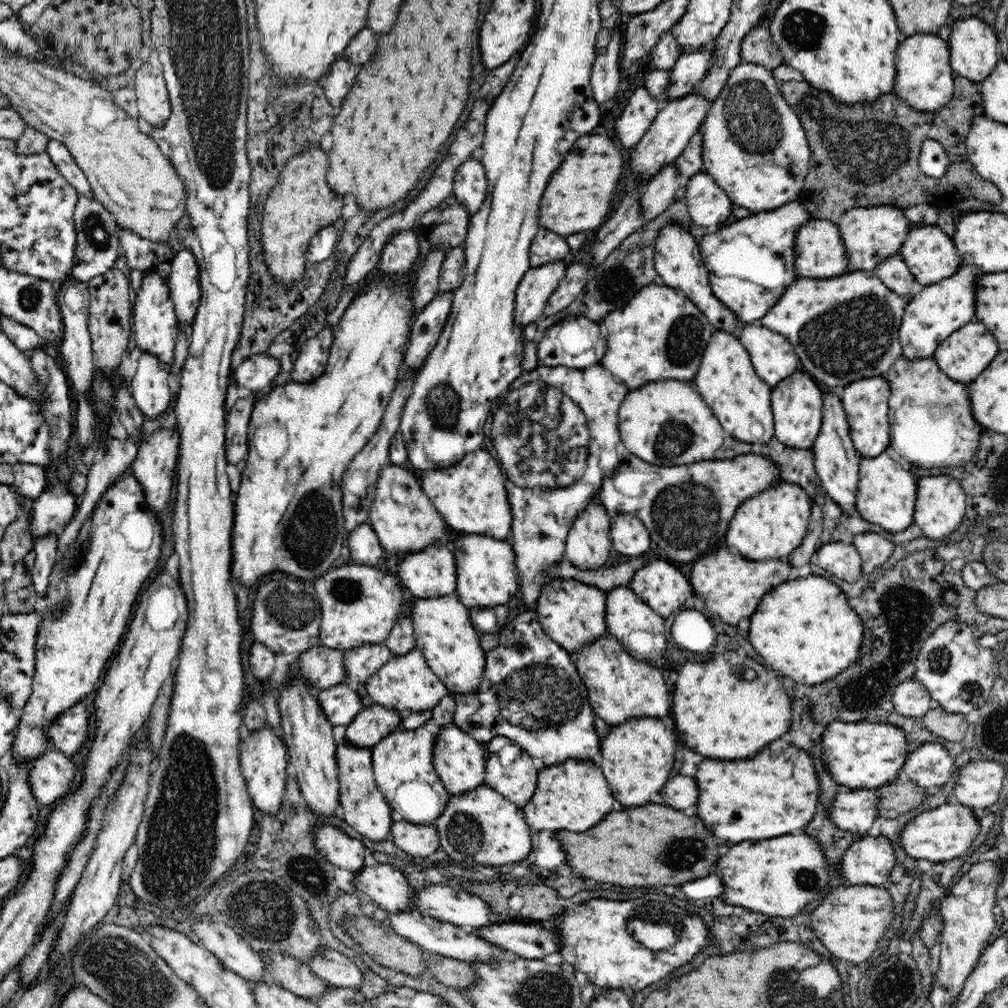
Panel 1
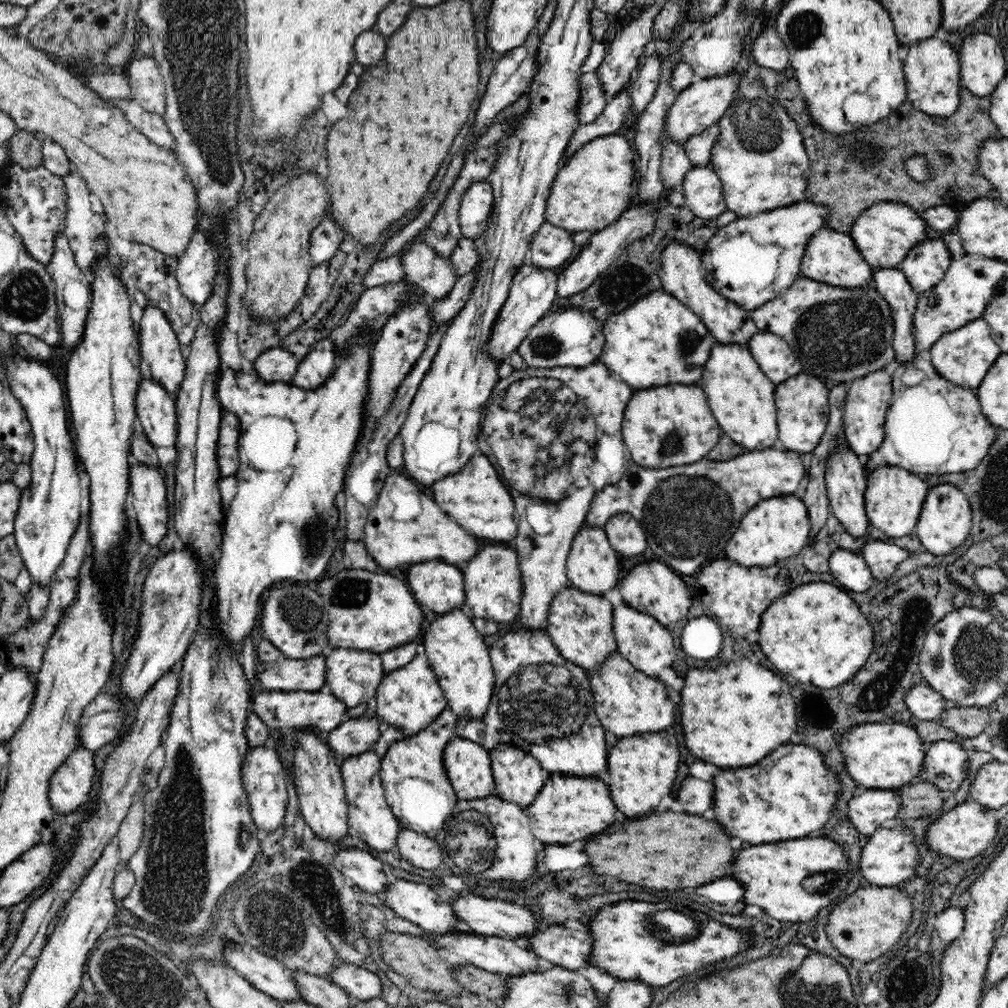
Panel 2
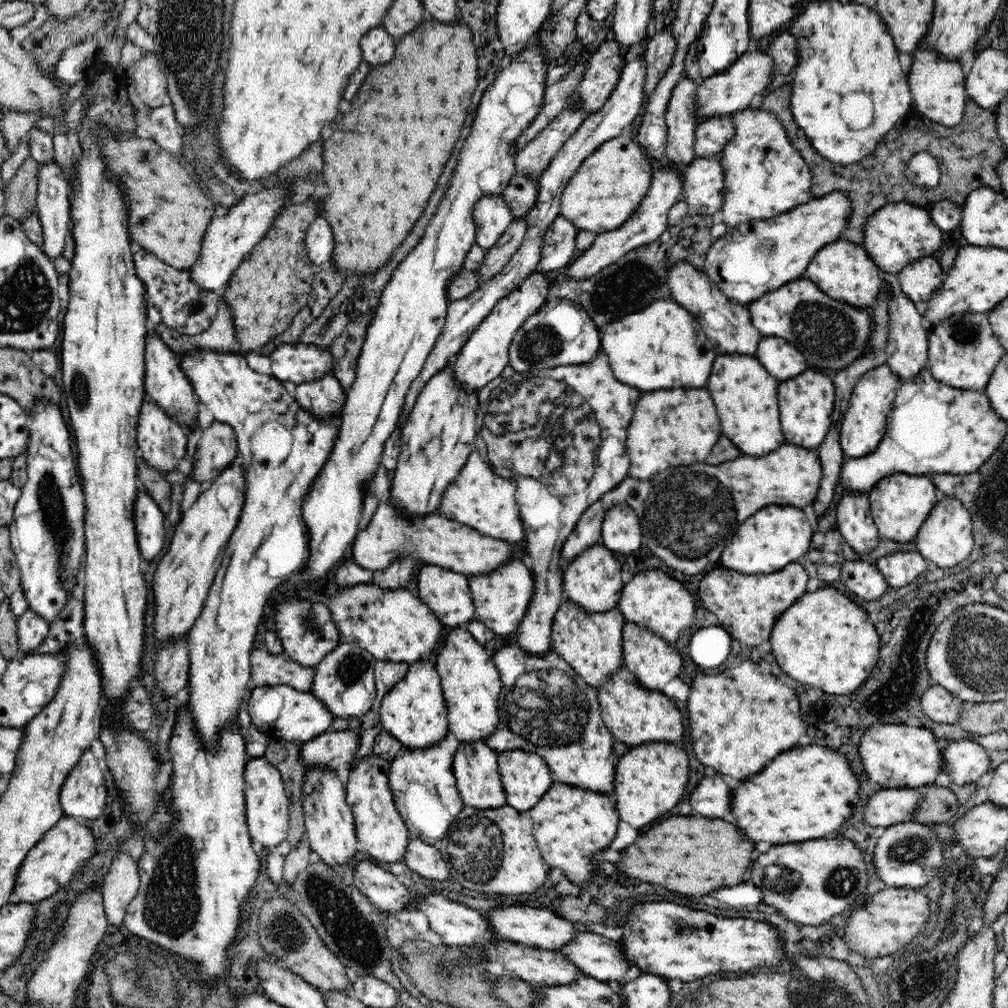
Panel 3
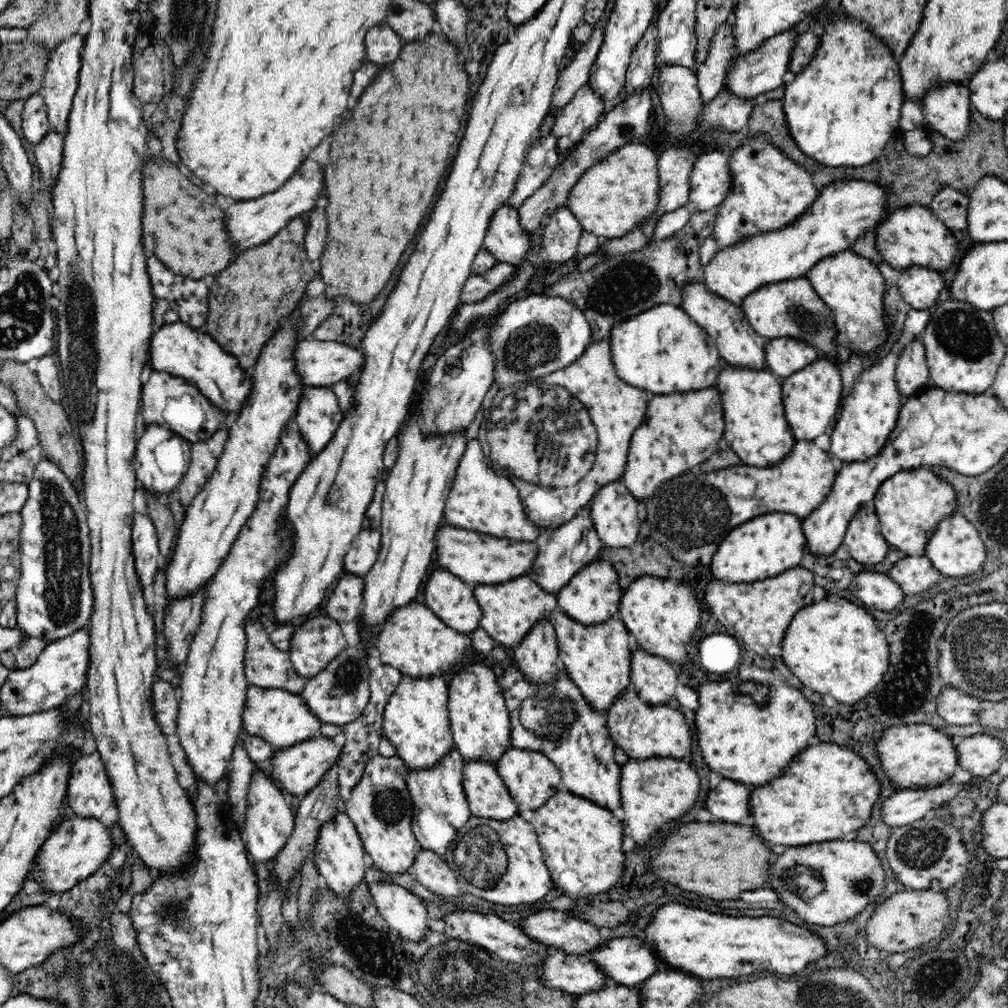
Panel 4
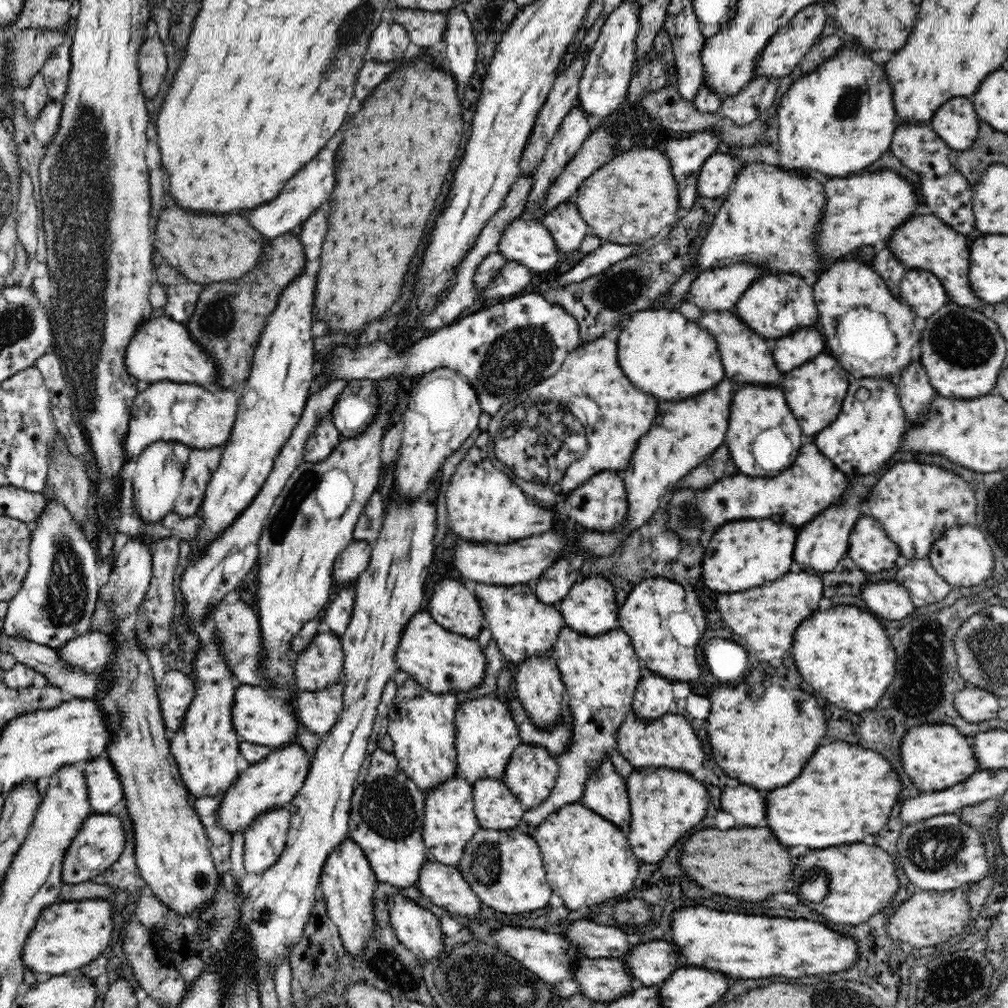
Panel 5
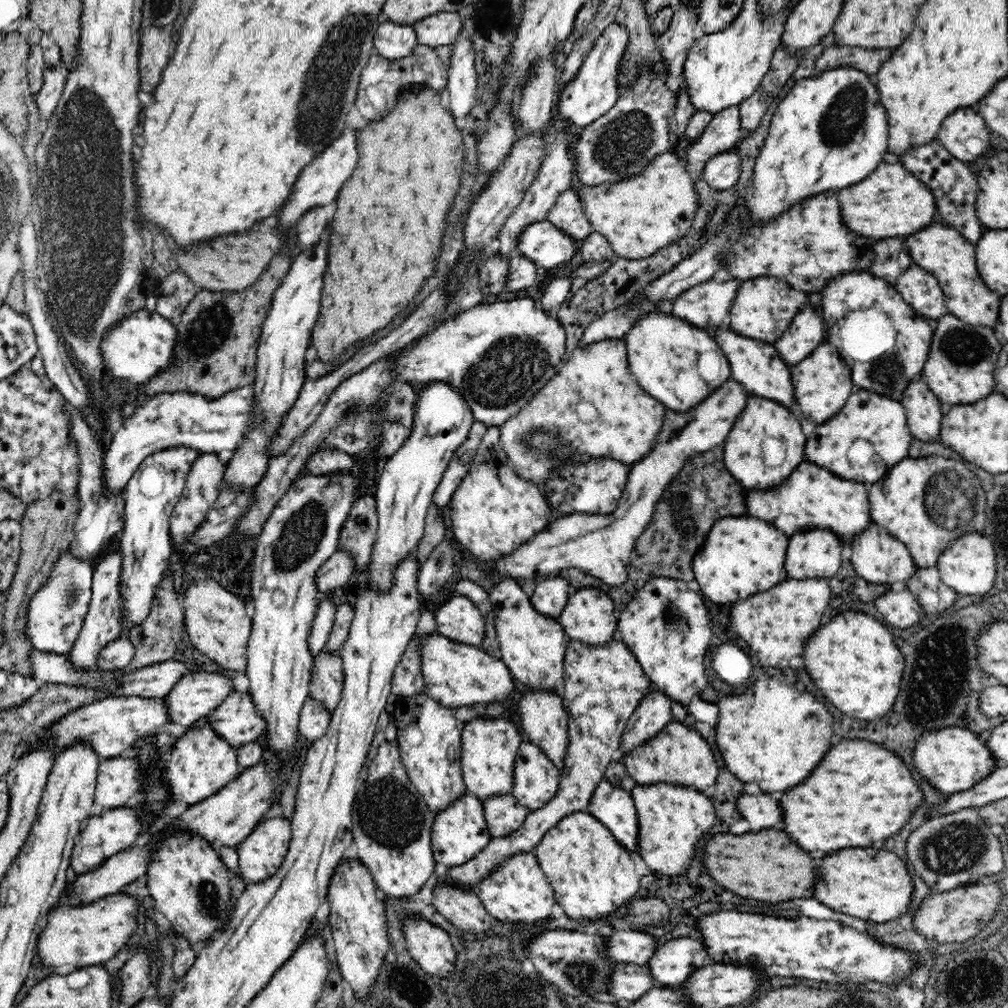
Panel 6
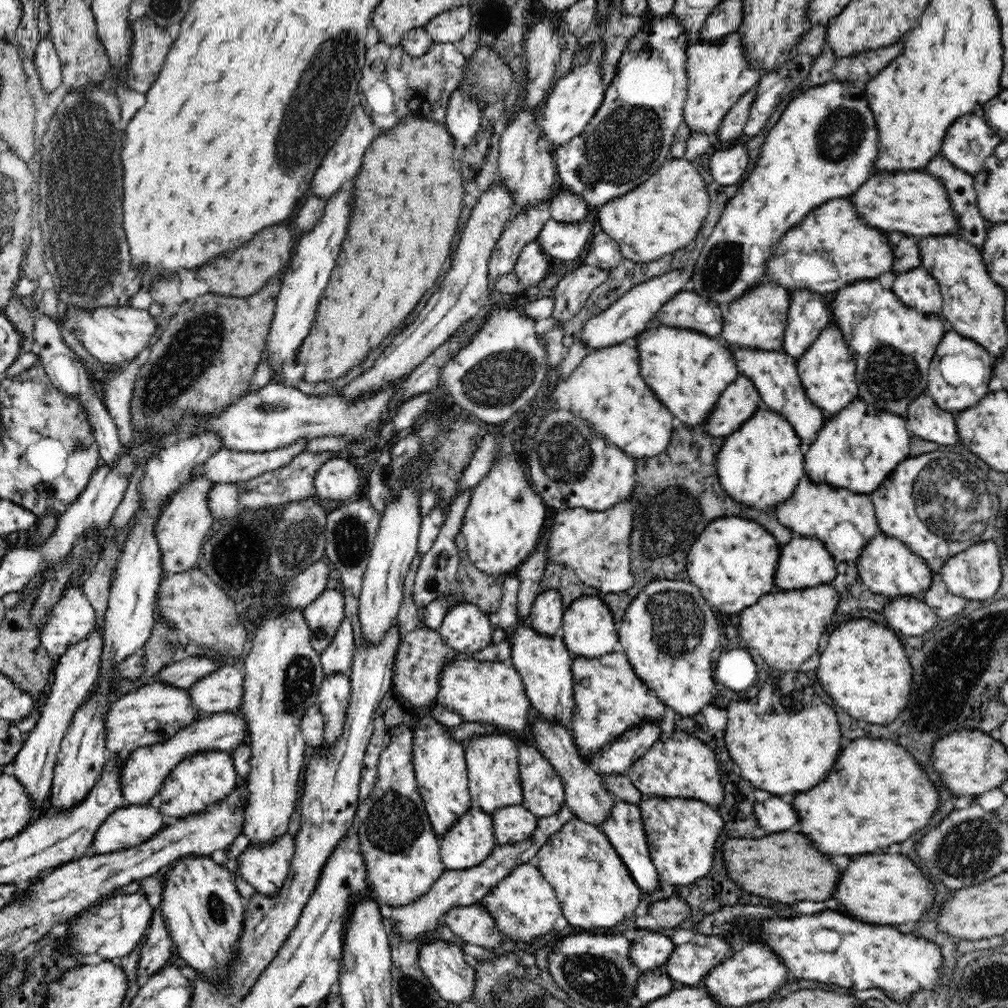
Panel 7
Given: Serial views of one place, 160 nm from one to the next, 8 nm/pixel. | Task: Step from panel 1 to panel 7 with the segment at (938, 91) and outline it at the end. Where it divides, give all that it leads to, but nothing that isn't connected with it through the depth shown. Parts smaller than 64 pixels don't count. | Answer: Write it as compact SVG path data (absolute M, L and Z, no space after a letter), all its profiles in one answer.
M980 113L966 114L946 130L941 154L955 168L974 176L1003 141Z

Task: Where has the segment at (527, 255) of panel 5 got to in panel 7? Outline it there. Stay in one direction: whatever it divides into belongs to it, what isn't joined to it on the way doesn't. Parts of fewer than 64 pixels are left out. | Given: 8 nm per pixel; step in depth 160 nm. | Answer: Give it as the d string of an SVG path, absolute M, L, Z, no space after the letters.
M596 220L582 222L560 223L549 221L544 224L536 241L550 257L559 260L574 260L588 246L593 238Z

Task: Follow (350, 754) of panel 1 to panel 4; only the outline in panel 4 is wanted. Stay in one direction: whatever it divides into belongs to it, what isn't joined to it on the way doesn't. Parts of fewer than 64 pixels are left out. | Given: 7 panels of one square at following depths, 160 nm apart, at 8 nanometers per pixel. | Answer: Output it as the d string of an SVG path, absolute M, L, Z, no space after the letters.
M373 756L365 765L360 782L352 788L350 798L343 801L342 810L350 817L359 832L364 850L374 866L387 877L410 871L416 858L416 841L412 830L414 803L406 785L409 769L398 756Z

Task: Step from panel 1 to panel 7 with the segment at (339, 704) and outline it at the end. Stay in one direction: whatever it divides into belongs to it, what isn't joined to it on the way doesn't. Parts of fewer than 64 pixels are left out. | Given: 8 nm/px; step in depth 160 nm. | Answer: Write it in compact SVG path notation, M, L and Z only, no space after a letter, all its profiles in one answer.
M243 711L216 712L201 716L186 728L180 728L170 740L158 744L150 744L133 750L125 755L125 764L121 769L122 795L128 805L146 805L155 794L163 787L165 778L174 771L174 768L182 763L190 754L202 752L202 750L218 750L231 752L242 745L248 739L247 722Z

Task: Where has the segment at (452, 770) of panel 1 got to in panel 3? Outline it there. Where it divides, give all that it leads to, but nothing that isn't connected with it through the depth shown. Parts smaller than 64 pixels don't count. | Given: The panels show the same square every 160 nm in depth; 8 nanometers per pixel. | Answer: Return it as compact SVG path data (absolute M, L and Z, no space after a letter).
M483 741L462 742L458 746L453 756L453 770L459 795L465 806L478 810L494 810L506 806L506 791L499 774L497 753Z

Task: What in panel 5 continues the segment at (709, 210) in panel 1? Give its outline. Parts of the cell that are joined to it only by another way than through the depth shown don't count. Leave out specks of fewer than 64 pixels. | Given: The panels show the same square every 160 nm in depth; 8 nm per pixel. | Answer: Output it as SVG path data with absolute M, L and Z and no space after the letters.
M716 153L710 156L702 166L697 183L698 193L702 197L724 197L737 178L738 161L728 153Z

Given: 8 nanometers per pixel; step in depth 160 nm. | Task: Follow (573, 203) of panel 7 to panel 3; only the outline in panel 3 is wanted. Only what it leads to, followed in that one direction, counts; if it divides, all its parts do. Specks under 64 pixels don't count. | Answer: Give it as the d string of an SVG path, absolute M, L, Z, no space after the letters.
M557 217L544 234L538 268L549 271L568 266L569 259L576 248L576 236L576 228L564 217Z

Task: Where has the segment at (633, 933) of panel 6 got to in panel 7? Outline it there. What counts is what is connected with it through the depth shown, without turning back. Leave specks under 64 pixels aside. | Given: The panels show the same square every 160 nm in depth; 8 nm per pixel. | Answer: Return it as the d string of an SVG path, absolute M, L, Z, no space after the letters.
M648 932L641 939L630 943L632 946L628 955L638 972L662 968L670 960L675 948L670 937L658 932Z

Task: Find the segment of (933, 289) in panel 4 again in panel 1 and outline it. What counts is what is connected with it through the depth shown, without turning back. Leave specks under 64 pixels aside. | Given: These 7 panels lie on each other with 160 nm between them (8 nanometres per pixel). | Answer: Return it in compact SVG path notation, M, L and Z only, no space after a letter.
M936 224L913 225L904 244L902 244L900 252L917 283L923 287L937 284L941 280L952 276L958 270L958 266L962 264L958 254L953 239Z

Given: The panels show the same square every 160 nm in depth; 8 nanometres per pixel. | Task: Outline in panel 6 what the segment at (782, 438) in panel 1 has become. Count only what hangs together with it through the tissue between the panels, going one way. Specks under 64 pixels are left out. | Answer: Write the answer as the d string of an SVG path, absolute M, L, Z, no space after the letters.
M822 341L803 361L791 366L794 397L800 412L806 418L822 424L844 408L850 394L856 389L851 380L850 365L846 365L834 345Z

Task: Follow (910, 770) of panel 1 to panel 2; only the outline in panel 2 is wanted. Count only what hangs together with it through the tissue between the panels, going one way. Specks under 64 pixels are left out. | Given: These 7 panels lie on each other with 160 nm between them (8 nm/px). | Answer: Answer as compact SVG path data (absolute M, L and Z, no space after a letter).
M938 740L927 744L922 770L928 782L940 790L954 792L968 778L969 756L958 740Z

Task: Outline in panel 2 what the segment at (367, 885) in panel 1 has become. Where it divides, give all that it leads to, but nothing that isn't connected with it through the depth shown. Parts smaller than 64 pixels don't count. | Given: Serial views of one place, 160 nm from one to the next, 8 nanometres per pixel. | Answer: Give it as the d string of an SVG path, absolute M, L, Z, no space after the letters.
M392 878L386 890L381 893L380 897L387 903L386 908L392 909L398 917L405 918L412 922L417 930L426 930L434 934L446 934L446 932L458 932L466 929L453 912L452 899L442 898L434 890L430 890L426 884L418 884L405 879Z

